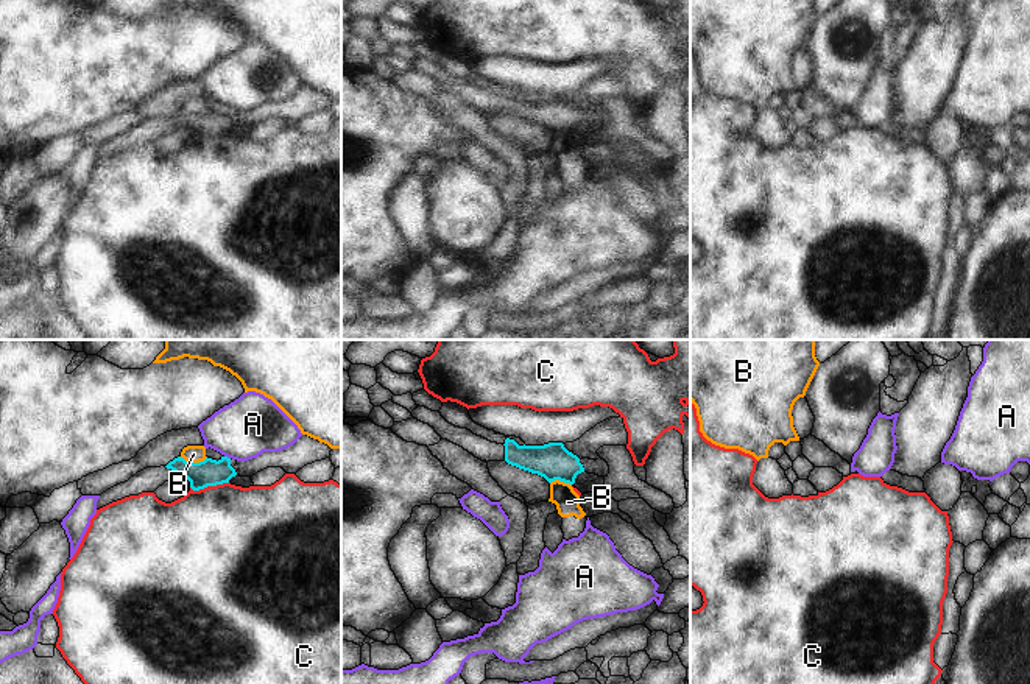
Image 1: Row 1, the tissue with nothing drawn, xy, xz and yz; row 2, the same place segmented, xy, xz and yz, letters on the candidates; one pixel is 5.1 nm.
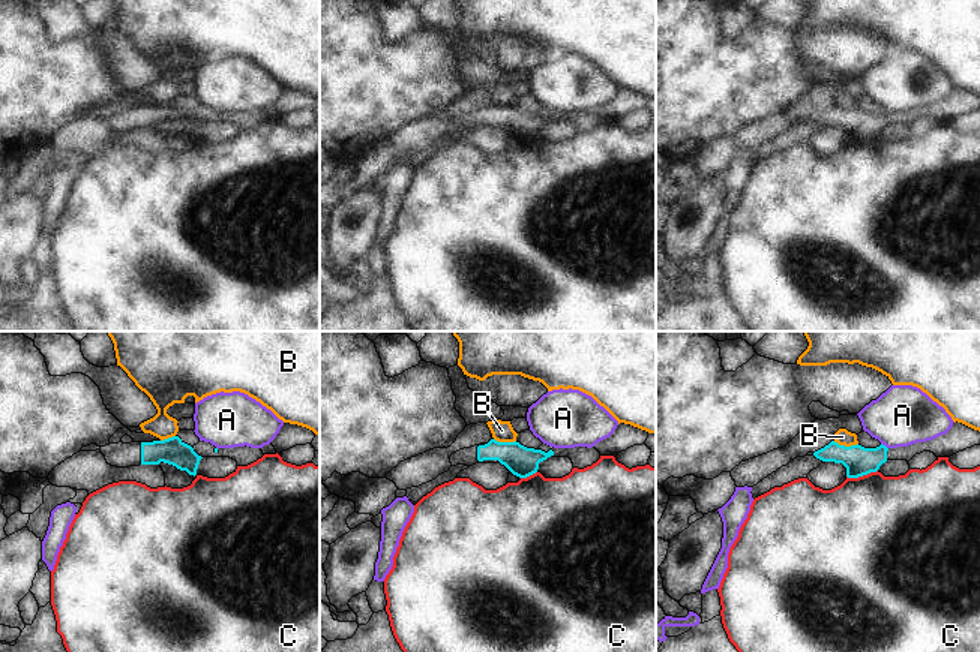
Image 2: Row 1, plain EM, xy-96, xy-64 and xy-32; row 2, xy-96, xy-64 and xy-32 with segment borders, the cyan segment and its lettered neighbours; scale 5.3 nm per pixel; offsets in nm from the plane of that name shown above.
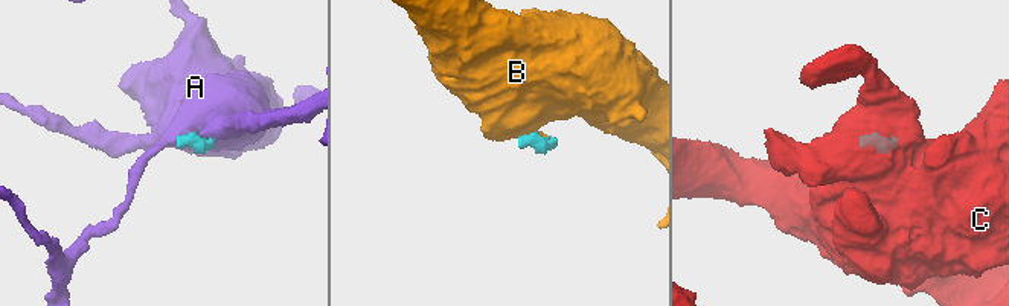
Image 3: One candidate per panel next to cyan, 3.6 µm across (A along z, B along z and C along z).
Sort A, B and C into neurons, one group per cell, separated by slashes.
A / B / C

